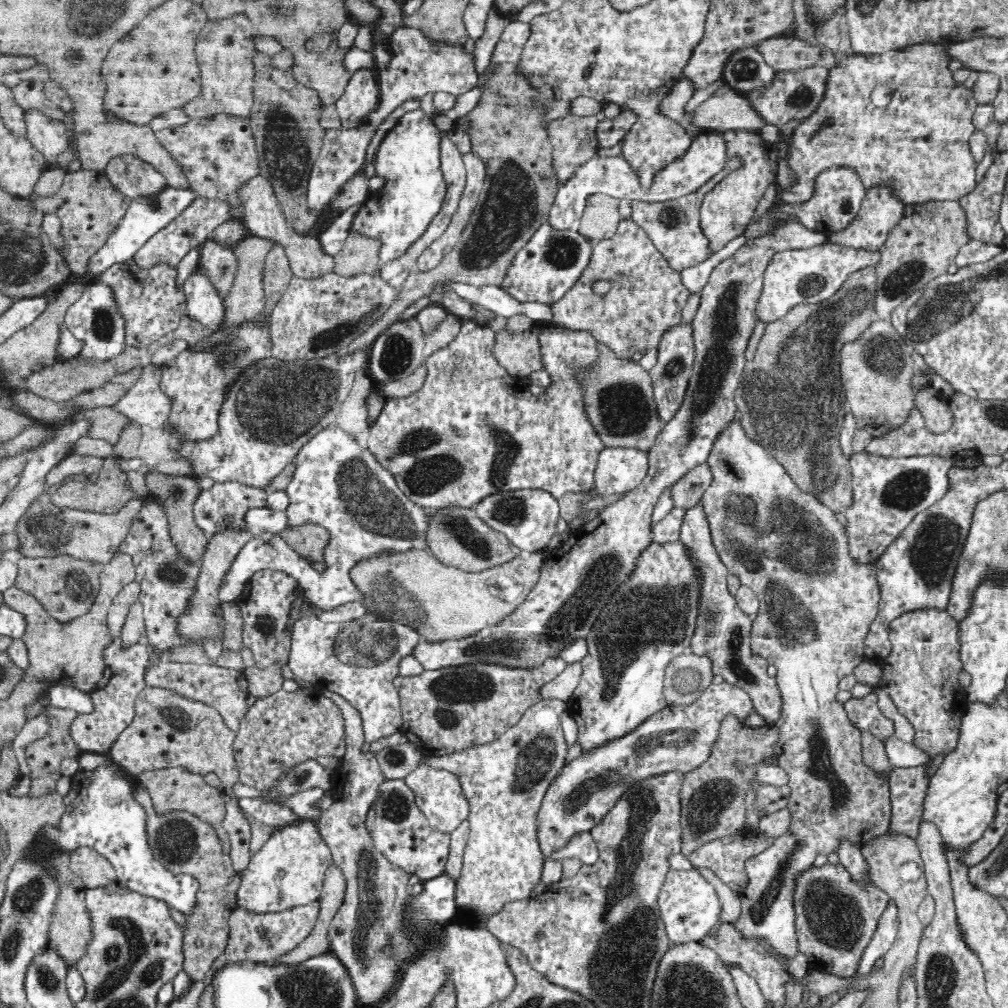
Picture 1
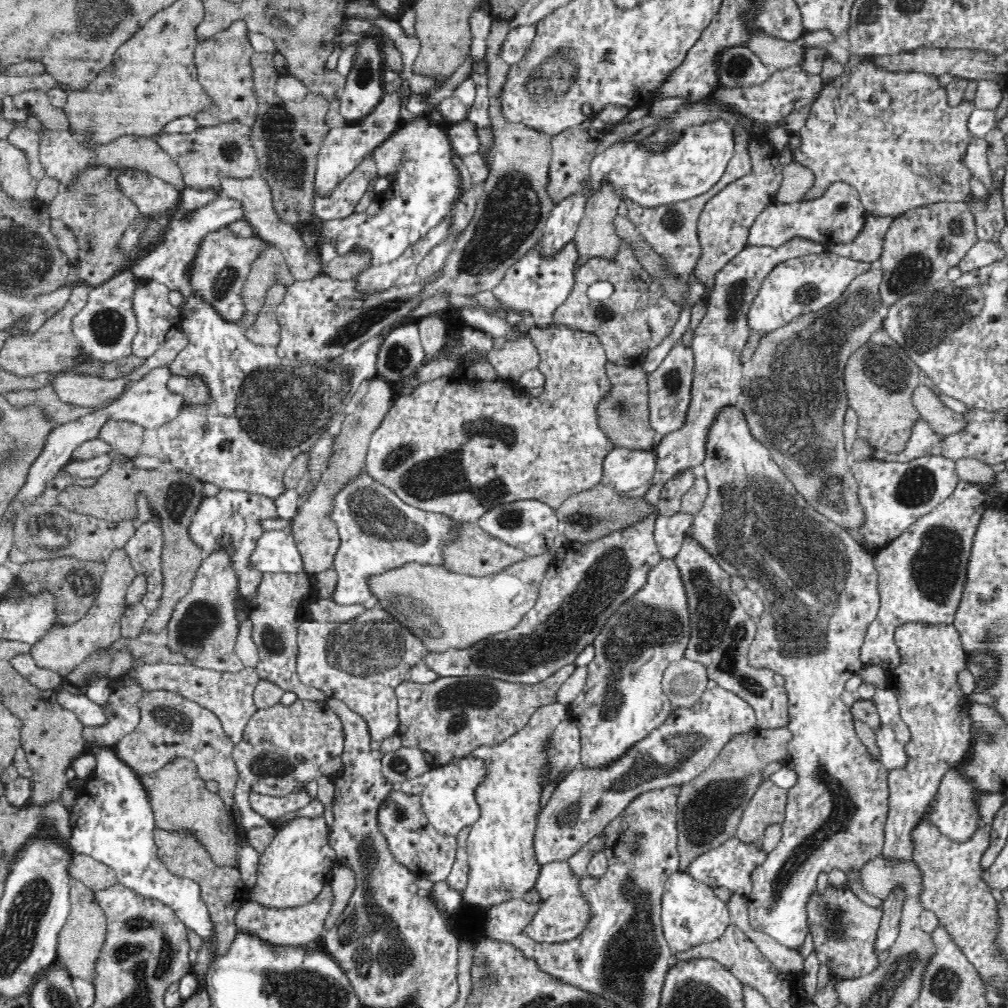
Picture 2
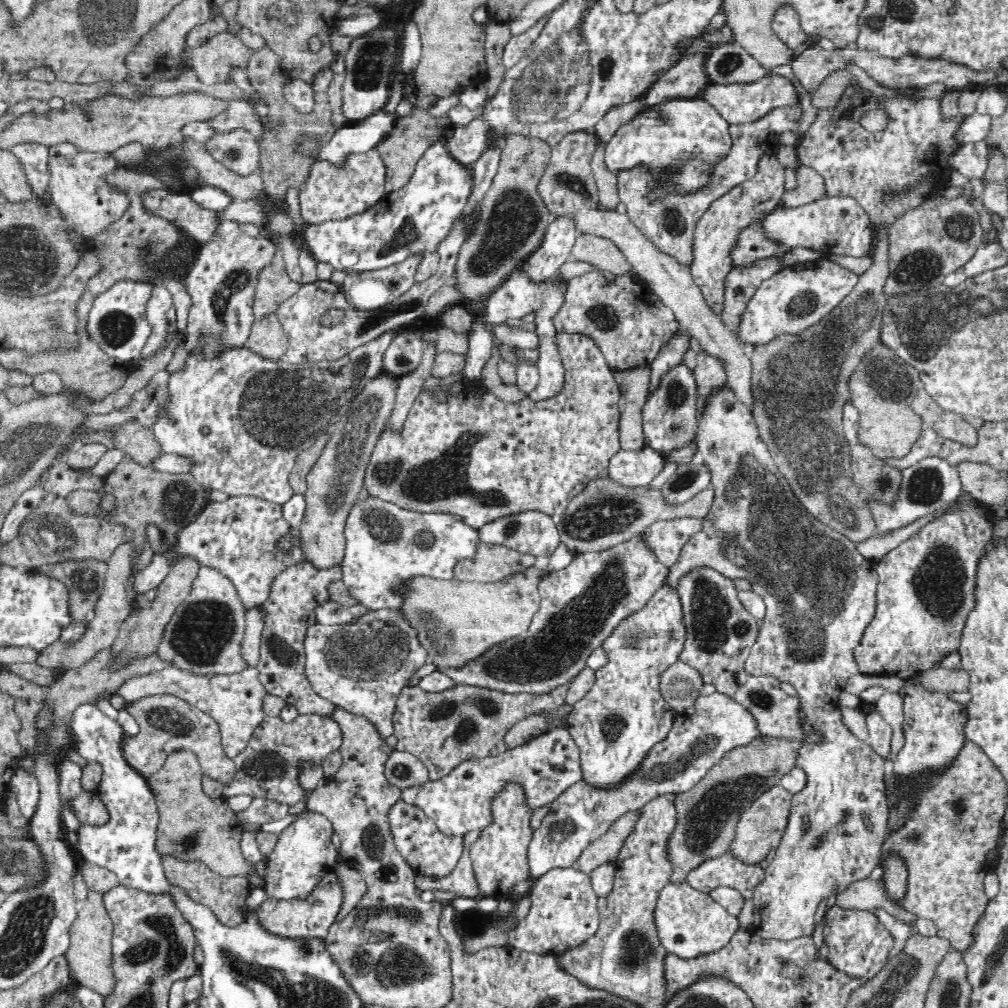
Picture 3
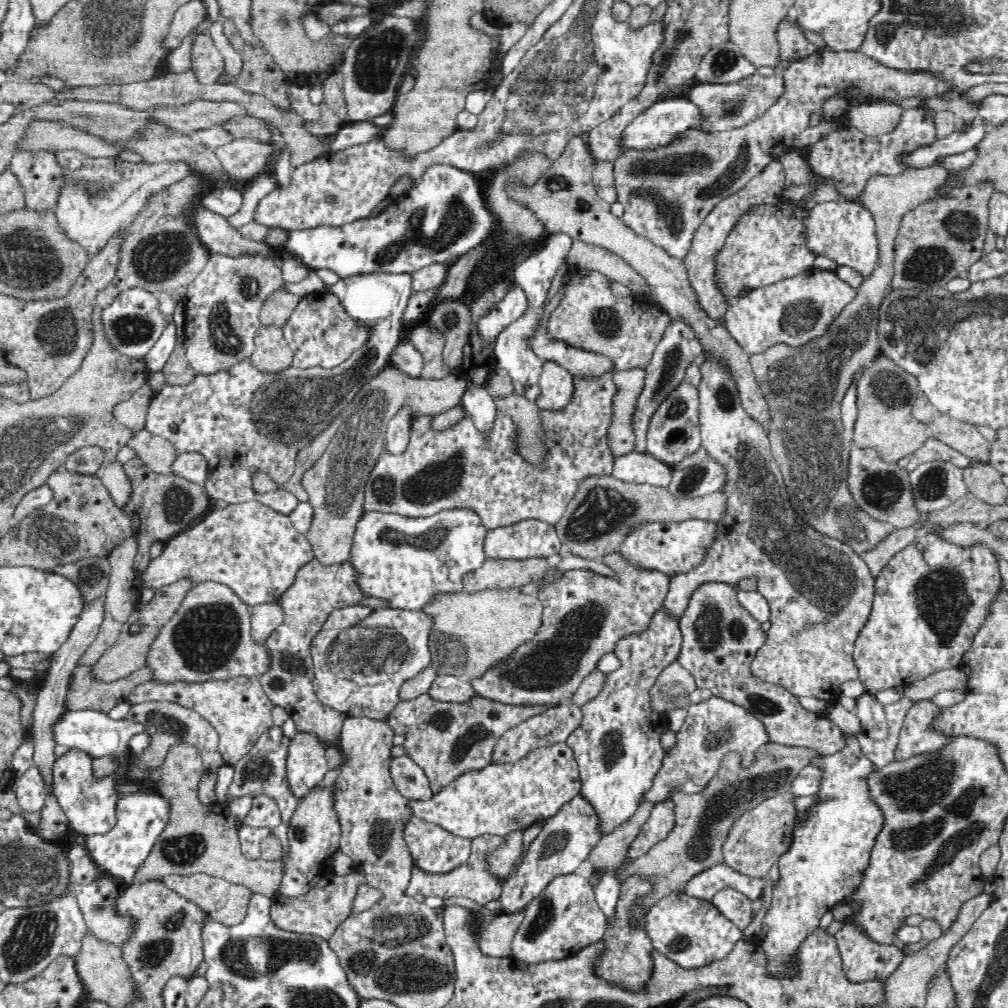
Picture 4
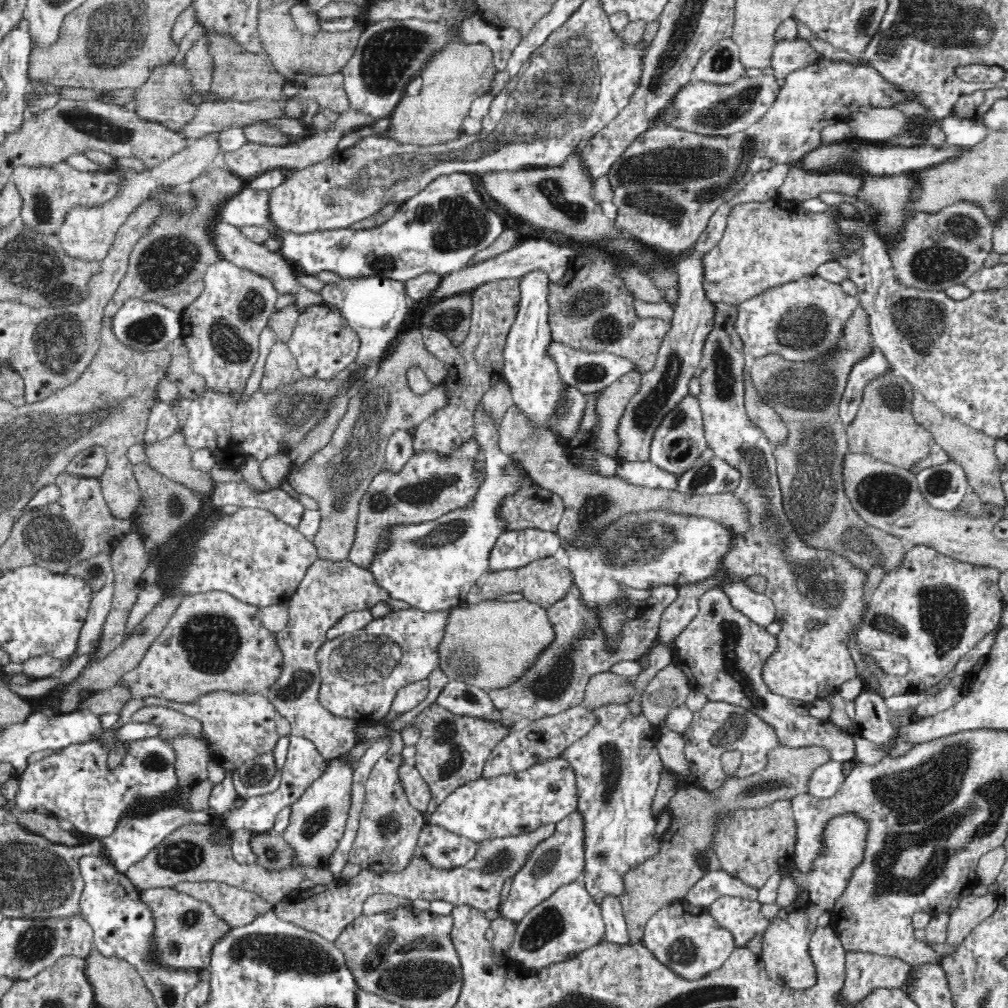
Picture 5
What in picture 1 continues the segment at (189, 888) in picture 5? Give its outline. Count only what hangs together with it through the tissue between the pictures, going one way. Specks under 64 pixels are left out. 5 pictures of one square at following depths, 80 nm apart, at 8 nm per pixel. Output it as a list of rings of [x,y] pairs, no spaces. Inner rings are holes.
[[[135,780],[135,796],[136,801],[140,801],[140,805],[144,807],[144,811],[146,811],[146,815],[148,815],[148,820],[146,820],[146,835],[148,835],[148,845],[150,845],[150,849],[152,849],[152,853],[154,853],[154,859],[158,859],[158,862],[161,862],[164,865],[164,868],[168,869],[171,873],[176,874],[189,874],[194,877],[198,881],[198,892],[196,892],[196,906],[194,906],[194,910],[185,916],[187,919],[187,924],[189,925],[187,929],[182,927],[182,931],[184,931],[184,971],[188,974],[188,977],[192,979],[192,982],[198,982],[198,980],[202,980],[204,976],[206,976],[206,972],[212,968],[212,964],[214,964],[214,960],[216,960],[216,956],[220,956],[224,950],[226,950],[226,942],[228,942],[228,936],[230,936],[230,929],[228,929],[228,922],[232,911],[236,908],[235,906],[235,891],[238,888],[239,884],[239,873],[237,870],[234,870],[231,858],[228,854],[224,854],[221,849],[221,844],[219,843],[219,838],[217,838],[217,834],[215,830],[203,820],[200,820],[195,814],[190,814],[189,812],[178,812],[177,810],[172,810],[172,812],[168,812],[168,814],[157,814],[154,810],[154,805],[152,804],[152,799],[150,799],[150,793],[148,793],[148,789],[141,782]]]

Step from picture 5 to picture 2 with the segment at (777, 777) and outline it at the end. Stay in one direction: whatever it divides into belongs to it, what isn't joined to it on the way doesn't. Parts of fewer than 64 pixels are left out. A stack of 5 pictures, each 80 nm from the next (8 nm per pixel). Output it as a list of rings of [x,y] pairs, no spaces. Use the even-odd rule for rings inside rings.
[[[754,728],[752,732],[734,734],[702,774],[682,784],[677,799],[679,872],[686,871],[692,860],[708,850],[714,850],[719,843],[736,834],[742,812],[766,780],[764,768],[770,762],[779,762],[783,766],[787,761],[786,742],[789,738],[786,728],[766,728],[764,732]]]

